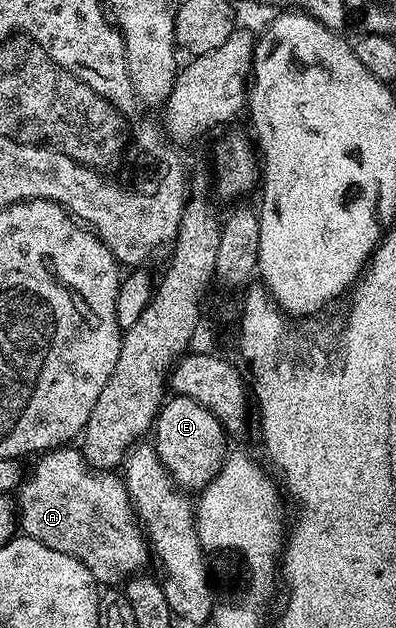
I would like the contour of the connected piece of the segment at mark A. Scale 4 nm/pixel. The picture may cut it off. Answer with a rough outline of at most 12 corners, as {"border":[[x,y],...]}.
{"border":[[63,444],[16,490],[25,537],[99,584],[152,551],[117,473]]}

